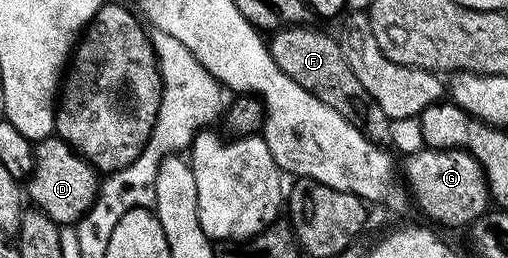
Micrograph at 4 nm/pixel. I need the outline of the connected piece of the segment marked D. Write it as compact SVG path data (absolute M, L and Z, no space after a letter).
M59 136L43 138L35 143L36 159L32 175L26 180L26 194L32 197L31 205L40 209L61 228L71 227L95 204L101 175L76 153Z

